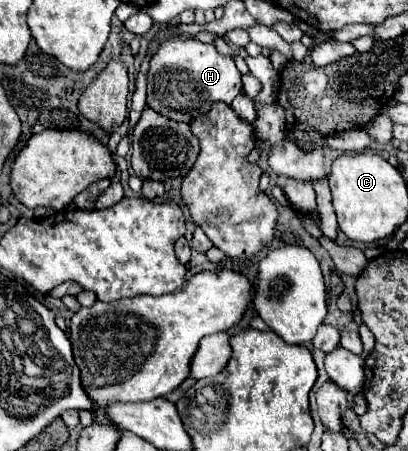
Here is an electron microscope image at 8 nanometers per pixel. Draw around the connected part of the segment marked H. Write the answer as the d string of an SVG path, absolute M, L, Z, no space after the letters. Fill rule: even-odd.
M170 38L164 40L152 56L146 104L176 122L190 122L194 116L208 112L208 102L232 104L232 100L242 92L240 78L242 74L238 72L234 60L218 54L212 44L192 38ZM182 72L188 72L186 80L182 80Z

